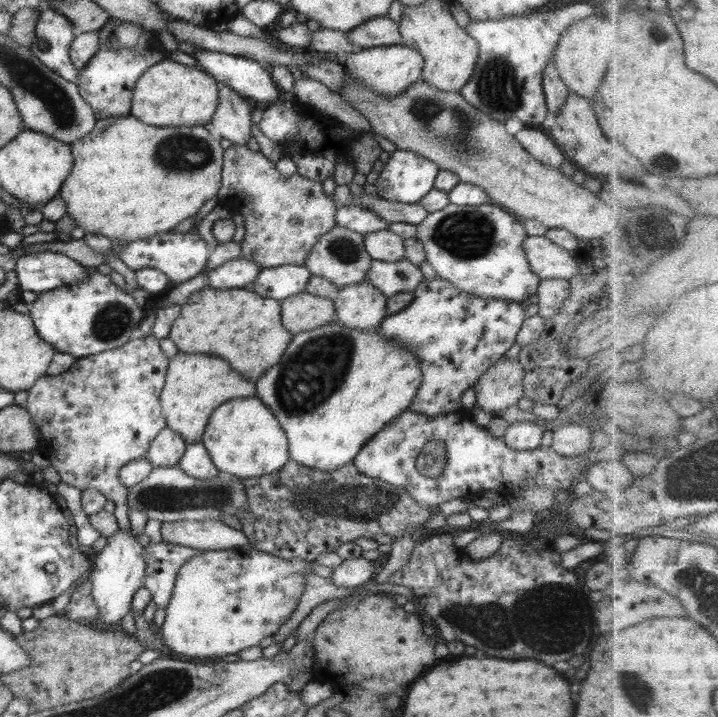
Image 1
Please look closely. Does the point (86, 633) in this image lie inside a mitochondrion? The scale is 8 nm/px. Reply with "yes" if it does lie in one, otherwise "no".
no

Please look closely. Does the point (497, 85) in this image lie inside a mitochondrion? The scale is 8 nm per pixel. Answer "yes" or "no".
yes

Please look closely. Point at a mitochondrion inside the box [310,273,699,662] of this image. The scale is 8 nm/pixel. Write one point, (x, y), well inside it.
(494, 625)

